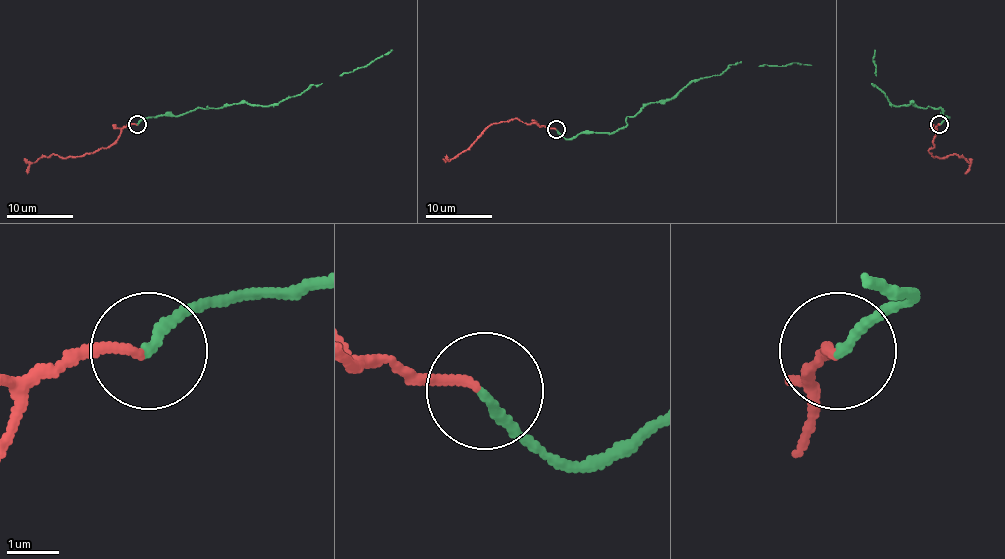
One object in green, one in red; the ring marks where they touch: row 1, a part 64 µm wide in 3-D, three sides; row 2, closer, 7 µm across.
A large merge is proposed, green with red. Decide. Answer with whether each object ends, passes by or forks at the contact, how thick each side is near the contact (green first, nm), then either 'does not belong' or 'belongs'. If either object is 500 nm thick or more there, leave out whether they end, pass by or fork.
green ends | red ends | 180/180 nm | belongs

